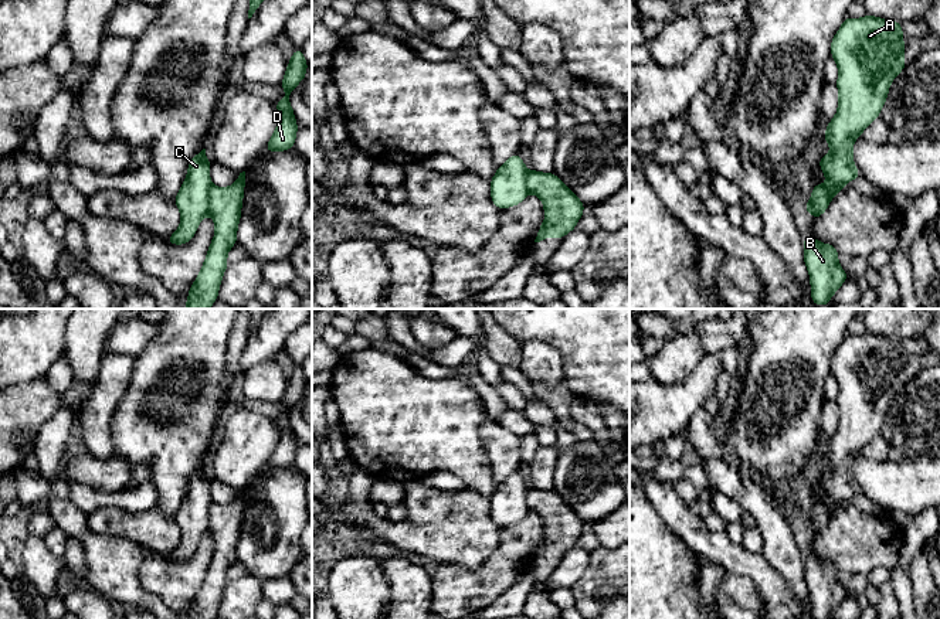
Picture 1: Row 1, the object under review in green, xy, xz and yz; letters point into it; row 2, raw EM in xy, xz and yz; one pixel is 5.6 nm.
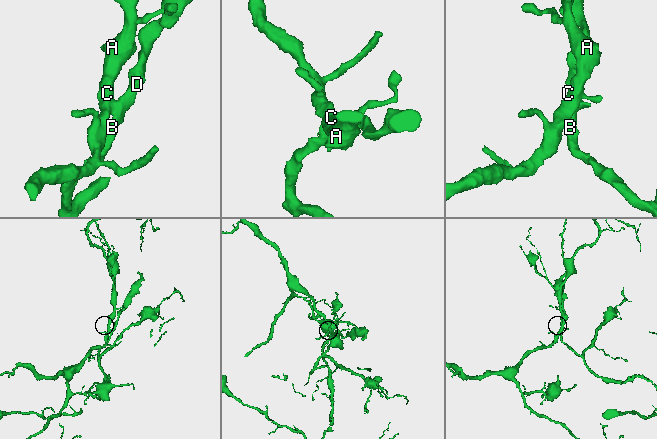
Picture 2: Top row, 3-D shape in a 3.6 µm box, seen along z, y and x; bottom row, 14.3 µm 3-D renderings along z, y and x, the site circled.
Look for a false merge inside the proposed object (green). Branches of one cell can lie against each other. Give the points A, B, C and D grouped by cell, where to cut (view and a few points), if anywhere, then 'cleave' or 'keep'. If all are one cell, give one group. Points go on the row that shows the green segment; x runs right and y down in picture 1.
groups A C / B D; cut xy (211, 184), (209, 213); cleave

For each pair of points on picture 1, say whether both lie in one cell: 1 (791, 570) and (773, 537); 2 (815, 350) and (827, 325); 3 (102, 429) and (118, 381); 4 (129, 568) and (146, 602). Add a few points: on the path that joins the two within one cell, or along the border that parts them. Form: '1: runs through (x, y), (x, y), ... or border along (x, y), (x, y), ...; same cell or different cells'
1: runs through (783, 561), (783, 553), (779, 546); same cell
2: runs through (815, 344), (815, 336), (821, 330); same cell
3: runs through (102, 418), (102, 401), (107, 393); same cell
4: runs through (129, 577), (129, 585), (138, 594); same cell

